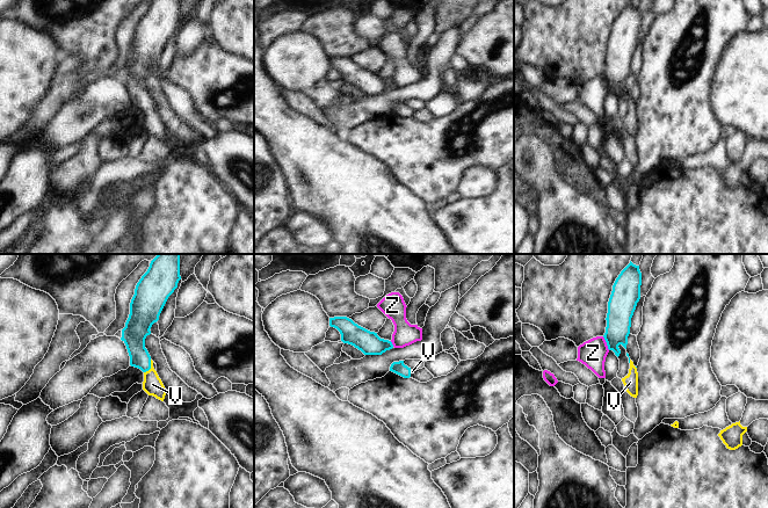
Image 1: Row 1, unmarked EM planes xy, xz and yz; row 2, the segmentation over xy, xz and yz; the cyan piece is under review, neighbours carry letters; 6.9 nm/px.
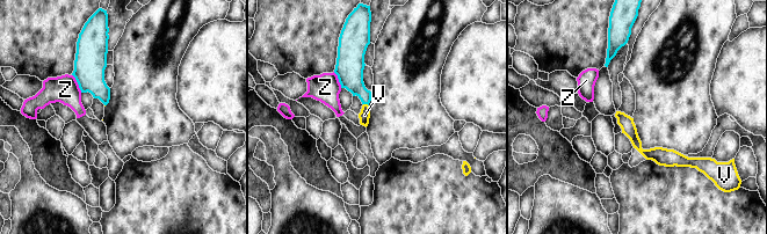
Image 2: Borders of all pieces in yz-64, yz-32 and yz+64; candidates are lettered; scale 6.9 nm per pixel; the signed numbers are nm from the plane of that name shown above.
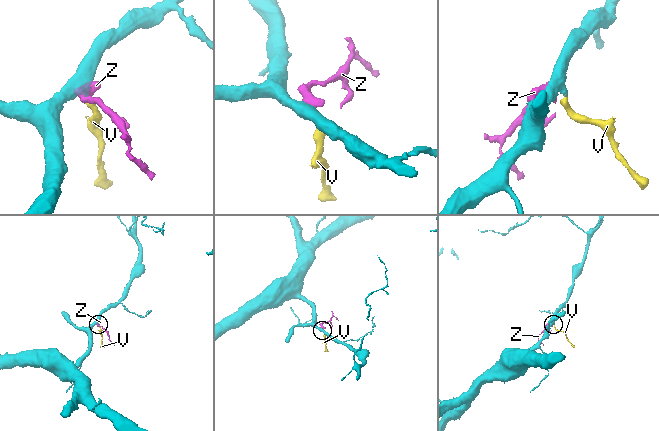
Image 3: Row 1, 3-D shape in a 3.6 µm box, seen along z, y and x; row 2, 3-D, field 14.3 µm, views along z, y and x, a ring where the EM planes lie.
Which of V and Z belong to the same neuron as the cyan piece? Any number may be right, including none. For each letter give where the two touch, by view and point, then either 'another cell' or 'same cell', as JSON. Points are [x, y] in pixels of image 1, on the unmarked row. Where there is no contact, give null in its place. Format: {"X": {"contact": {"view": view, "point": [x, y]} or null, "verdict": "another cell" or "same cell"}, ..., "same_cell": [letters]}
{"V": {"contact": {"view": "xy", "point": [150, 107]}, "verdict": "same cell"}, "Z": {"contact": {"view": "yz", "point": [607, 84]}, "verdict": "another cell"}, "same_cell": ["V"]}

